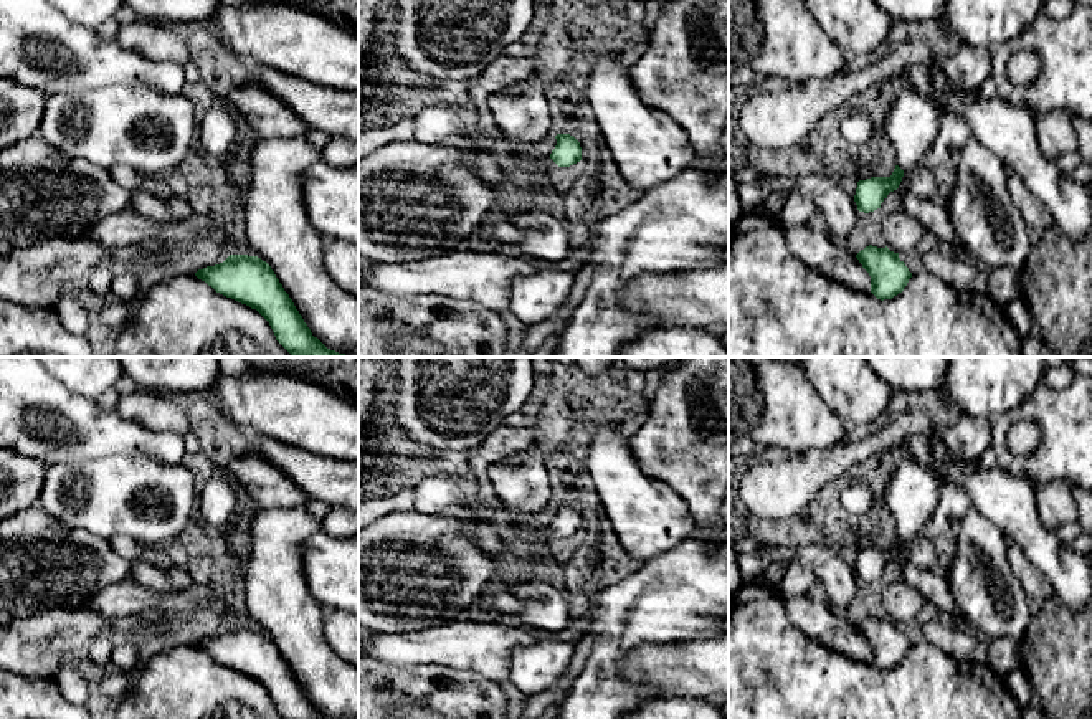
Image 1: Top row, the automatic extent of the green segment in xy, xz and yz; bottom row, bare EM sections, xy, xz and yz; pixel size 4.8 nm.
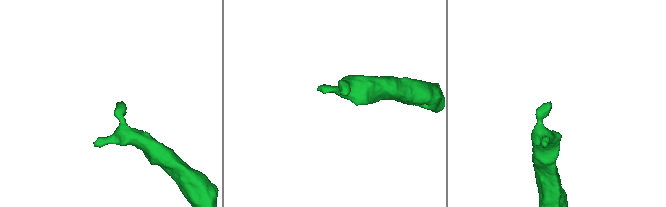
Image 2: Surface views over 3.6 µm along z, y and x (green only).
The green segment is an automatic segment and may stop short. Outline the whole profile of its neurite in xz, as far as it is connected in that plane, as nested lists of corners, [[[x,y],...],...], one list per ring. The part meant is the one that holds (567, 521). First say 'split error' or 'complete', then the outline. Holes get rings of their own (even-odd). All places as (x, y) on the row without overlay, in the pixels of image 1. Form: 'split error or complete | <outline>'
split error | [[[557,504],[557,516],[545,529],[529,529],[509,526],[502,519],[502,511],[496,519],[502,545],[497,552],[482,552],[494,562],[494,574],[486,582],[477,597],[468,603],[459,603],[454,621],[461,623],[494,623],[496,620],[482,610],[492,597],[512,592],[522,582],[535,579],[532,565],[539,560],[539,549],[557,537],[570,537],[582,531],[580,512],[570,504]]]

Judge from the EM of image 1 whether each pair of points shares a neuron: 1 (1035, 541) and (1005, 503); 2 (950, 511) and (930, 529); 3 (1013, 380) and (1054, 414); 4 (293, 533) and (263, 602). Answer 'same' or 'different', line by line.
1: same
2: same
3: different
4: same

